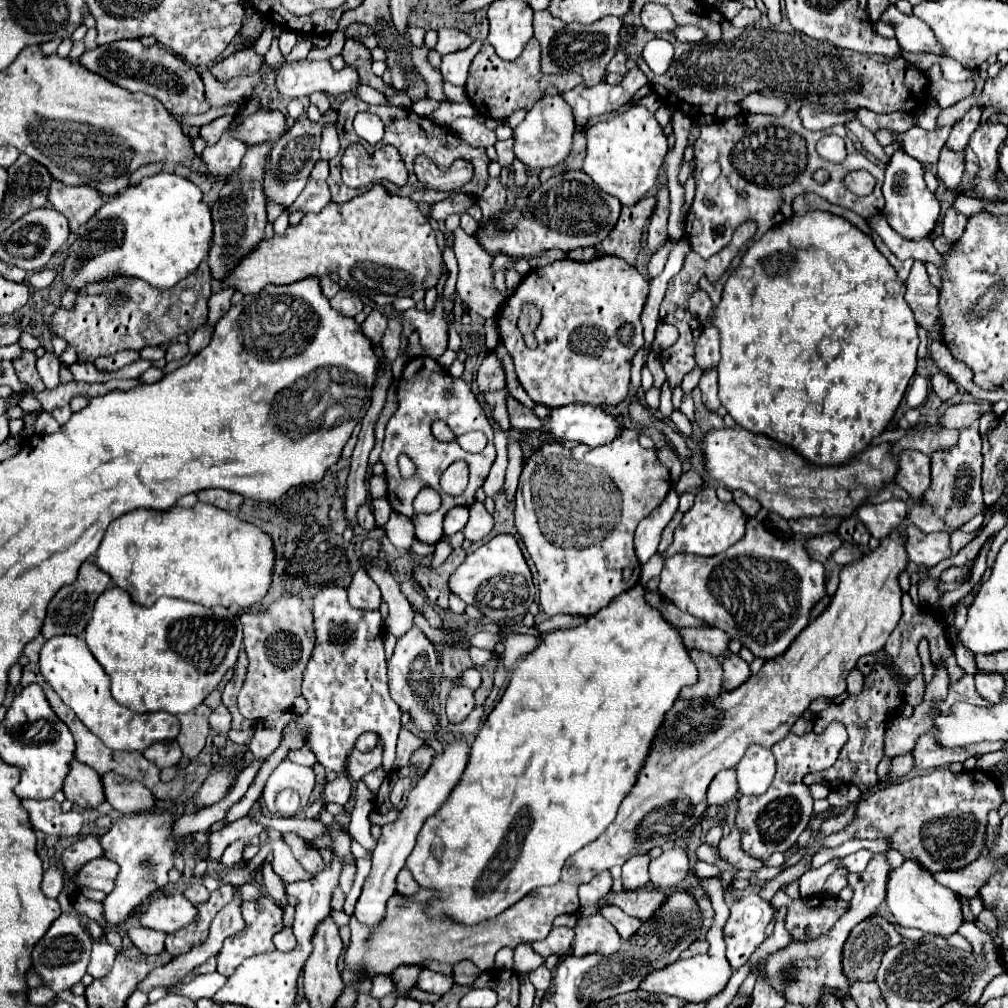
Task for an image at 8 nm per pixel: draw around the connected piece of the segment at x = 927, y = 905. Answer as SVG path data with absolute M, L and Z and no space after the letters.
M906 860L900 868L894 868L890 872L886 904L890 906L890 912L894 914L894 918L900 926L920 928L922 932L938 934L944 938L958 932L960 924L964 922L960 894L952 892L946 886L940 886L932 878L932 874L928 870L924 870L920 864L916 864L914 860Z

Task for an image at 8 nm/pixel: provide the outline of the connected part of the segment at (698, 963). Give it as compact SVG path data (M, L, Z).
M708 878L708 880L702 880L702 886L708 890L710 898L712 898L712 906L714 906L714 922L710 926L710 930L706 932L706 940L710 942L710 950L706 954L700 954L700 956L694 956L694 958L688 958L688 960L678 960L670 966L666 966L664 970L660 972L650 972L646 976L646 980L642 982L642 990L646 992L656 992L656 994L668 994L668 996L676 996L676 998L682 998L690 1004L702 1004L702 1002L708 1002L710 998L718 996L730 976L732 976L732 966L728 964L726 960L726 944L724 944L724 938L722 938L722 928L728 920L728 906L724 902L724 886L722 886L722 880L718 878Z

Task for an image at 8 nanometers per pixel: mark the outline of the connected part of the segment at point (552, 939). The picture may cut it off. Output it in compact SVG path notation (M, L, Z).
M552 928L548 938L540 942L532 942L532 948L544 958L550 954L566 956L570 952L570 944L572 944L572 928Z

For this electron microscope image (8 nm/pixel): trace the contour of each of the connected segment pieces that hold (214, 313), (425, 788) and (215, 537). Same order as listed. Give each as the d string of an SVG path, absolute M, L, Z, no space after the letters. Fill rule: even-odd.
M228 287L211 295L208 302L209 314L206 325L214 327L218 320L229 310L231 298L235 291L235 288Z
M456 738L456 740L448 742L444 746L444 752L434 756L434 762L428 768L428 772L424 776L420 776L418 784L410 790L406 806L400 810L398 818L392 824L382 826L382 836L378 840L378 846L376 846L374 854L372 854L372 870L370 870L370 874L366 878L366 884L362 888L362 894L358 898L356 912L354 912L354 916L356 916L356 920L360 924L366 924L366 926L380 924L380 920L384 916L386 902L396 892L396 876L404 868L406 856L412 852L412 848L416 844L416 836L418 836L424 820L430 814L434 814L440 808L440 804L446 802L448 794L458 784L458 780L460 780L460 776L462 776L462 772L466 768L466 762L468 762L468 756L466 756L468 750L470 748L468 748L466 740L462 740L462 738Z
M198 502L196 506L192 508L180 508L180 506L174 506L172 510L168 512L154 512L154 510L134 510L134 512L128 512L124 516L120 516L118 520L114 520L110 526L108 526L108 536L104 534L104 540L94 556L94 564L104 570L112 582L116 586L120 586L122 590L126 590L130 594L130 598L138 604L138 606L150 606L154 604L156 598L160 596L170 596L170 598L180 598L180 600L188 600L188 602L196 602L196 604L202 604L202 606L232 606L232 604L238 604L240 608L250 608L252 604L256 604L260 598L266 596L268 588L270 588L270 582L272 582L272 568L274 568L274 546L272 546L272 540L262 532L258 530L256 526L252 524L246 524L242 520L238 520L236 516L230 516L228 512L220 510L220 508L214 508L214 506L208 506L208 504L202 504Z

